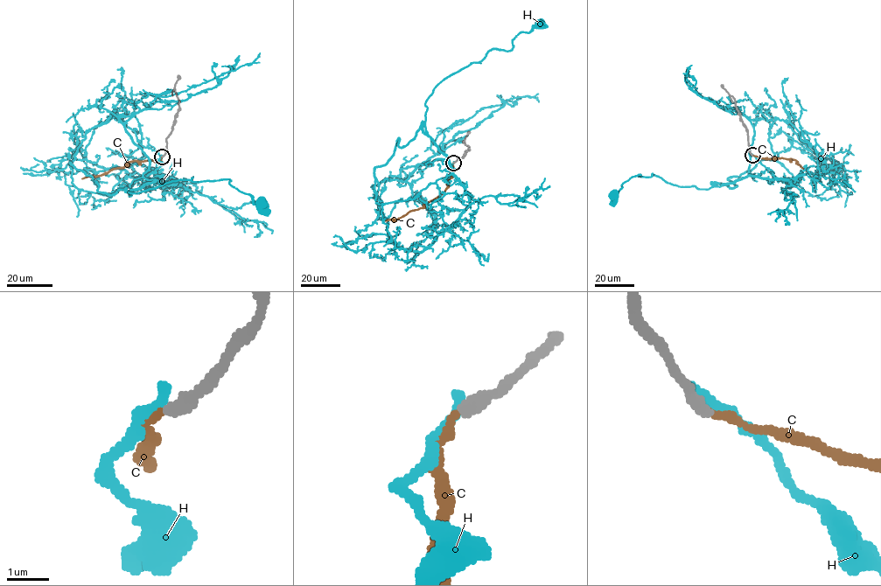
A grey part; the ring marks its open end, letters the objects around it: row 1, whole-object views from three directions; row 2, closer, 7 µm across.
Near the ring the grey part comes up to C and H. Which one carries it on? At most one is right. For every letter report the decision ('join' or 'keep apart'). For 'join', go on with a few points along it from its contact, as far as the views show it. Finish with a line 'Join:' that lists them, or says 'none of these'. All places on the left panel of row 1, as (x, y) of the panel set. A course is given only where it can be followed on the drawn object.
C: join; it runs (161, 156), (160, 160), (127, 162), (125, 165), (101, 176), (81, 178)
H: keep apart
Join: C

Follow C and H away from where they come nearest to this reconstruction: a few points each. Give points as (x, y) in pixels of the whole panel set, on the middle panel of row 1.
C: (453, 163), (452, 177), (441, 194), (422, 208), (395, 219), (384, 220)
H: (453, 163), (413, 198), (376, 202), (374, 168), (398, 137), (404, 147), (426, 132), (432, 90), (540, 24)

